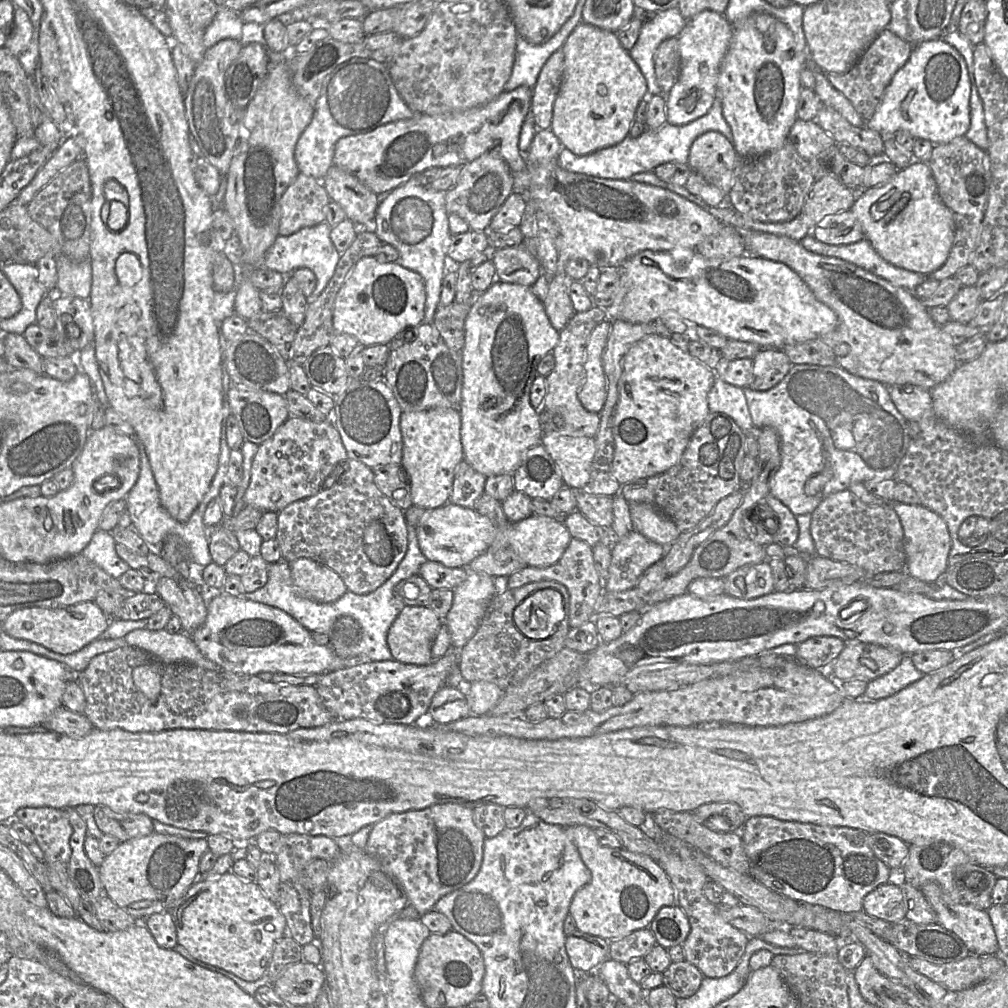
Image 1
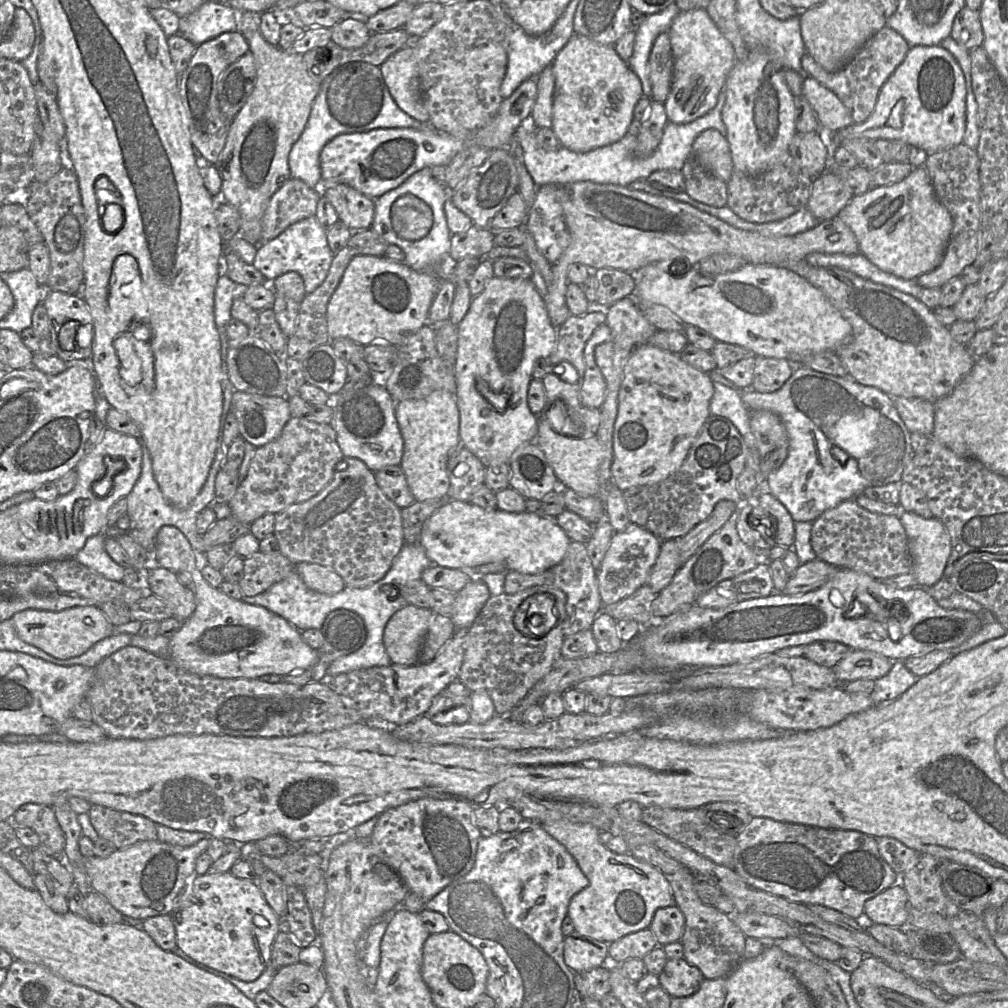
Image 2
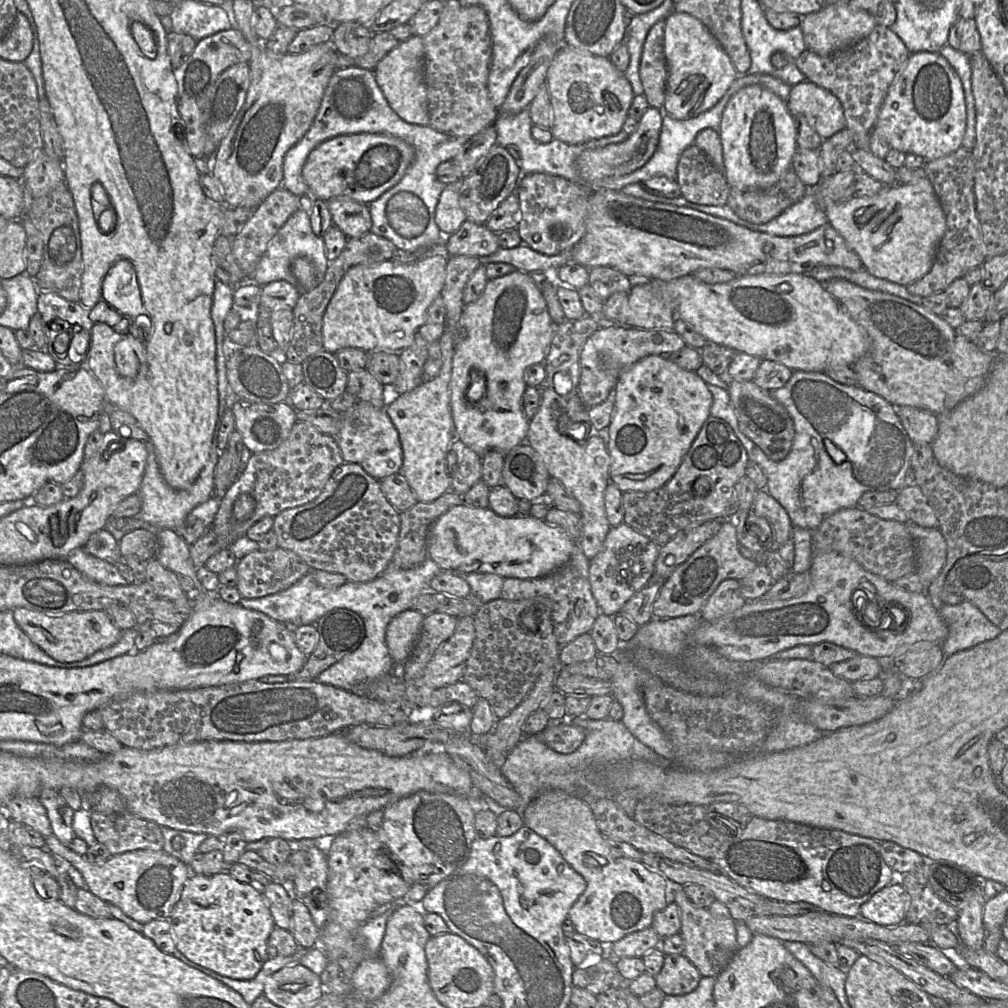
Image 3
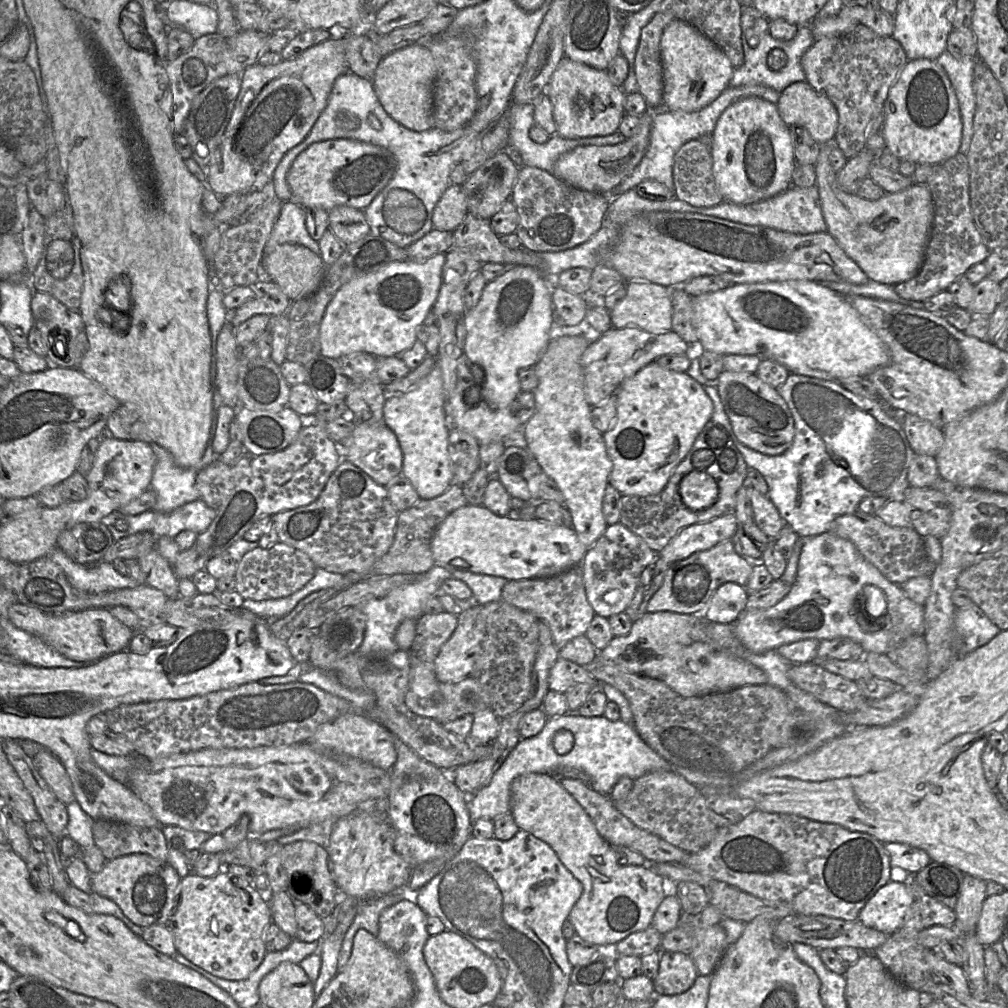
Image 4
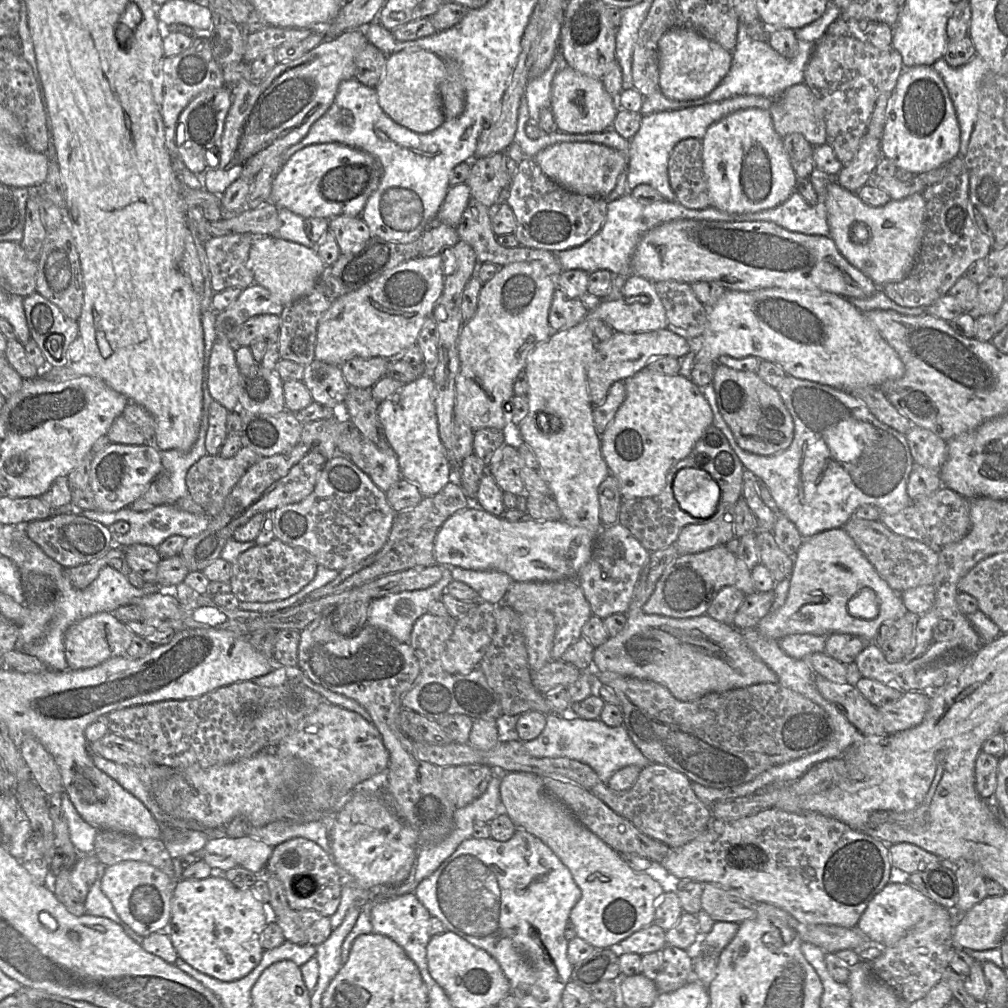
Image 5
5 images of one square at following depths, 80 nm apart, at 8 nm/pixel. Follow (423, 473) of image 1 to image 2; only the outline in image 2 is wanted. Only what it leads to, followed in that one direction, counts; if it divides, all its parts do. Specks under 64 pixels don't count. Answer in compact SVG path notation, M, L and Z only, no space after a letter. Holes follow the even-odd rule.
M440 389L421 399L397 402L395 416L404 441L400 465L415 501L447 499L450 486L448 460L462 445L455 393Z

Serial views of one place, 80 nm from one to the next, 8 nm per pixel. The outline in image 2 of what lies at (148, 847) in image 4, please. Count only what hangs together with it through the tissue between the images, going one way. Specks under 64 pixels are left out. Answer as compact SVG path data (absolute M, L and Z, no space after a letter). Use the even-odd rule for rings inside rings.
M91 805L88 814L98 835L110 841L116 849L129 847L139 841L158 840L156 824L142 815L100 805Z

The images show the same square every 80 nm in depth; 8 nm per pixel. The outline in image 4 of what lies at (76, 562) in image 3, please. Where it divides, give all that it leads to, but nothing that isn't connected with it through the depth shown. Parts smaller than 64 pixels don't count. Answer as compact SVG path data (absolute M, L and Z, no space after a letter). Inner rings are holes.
M55 548L47 557L63 569L73 587L88 593L100 593L139 586L132 578L119 574L112 563L78 564L58 548Z

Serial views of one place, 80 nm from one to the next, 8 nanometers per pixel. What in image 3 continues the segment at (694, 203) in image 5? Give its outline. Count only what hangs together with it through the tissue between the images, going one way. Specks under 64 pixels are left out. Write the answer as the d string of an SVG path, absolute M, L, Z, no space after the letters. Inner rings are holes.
M694 144L679 157L676 181L680 196L689 202L711 206L727 204L729 184L723 172Z

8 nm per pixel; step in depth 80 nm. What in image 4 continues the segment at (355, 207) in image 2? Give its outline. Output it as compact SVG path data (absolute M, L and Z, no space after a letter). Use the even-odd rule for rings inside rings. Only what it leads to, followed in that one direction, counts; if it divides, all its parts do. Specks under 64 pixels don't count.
M336 206L328 211L329 229L344 246L360 240L370 233L364 210L349 206Z

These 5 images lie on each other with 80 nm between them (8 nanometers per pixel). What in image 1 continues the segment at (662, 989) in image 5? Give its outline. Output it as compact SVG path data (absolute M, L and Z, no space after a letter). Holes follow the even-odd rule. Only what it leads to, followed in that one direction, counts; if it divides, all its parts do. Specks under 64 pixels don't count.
M686 960L672 961L662 972L663 986L666 986L676 998L693 995L699 988L704 975Z

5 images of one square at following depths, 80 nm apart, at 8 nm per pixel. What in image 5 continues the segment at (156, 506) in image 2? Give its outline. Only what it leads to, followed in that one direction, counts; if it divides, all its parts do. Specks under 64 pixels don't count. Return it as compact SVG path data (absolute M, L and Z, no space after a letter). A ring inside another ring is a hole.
M203 399L201 426L198 438L192 448L187 451L179 450L159 450L163 473L170 480L171 488L165 497L164 504L175 504L179 499L189 494L186 475L189 469L203 456L207 455L205 440L209 422L209 408L205 408L205 400Z

